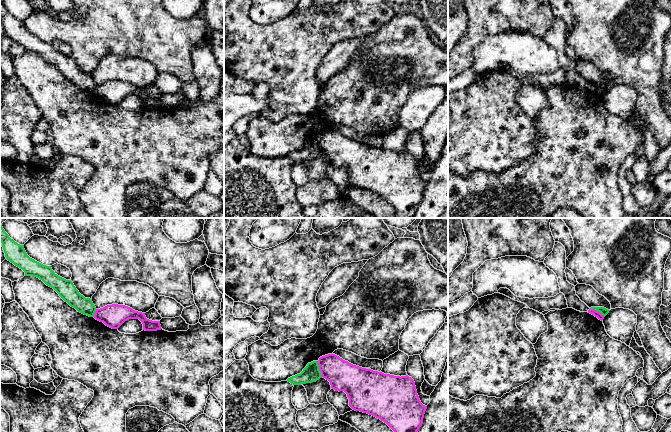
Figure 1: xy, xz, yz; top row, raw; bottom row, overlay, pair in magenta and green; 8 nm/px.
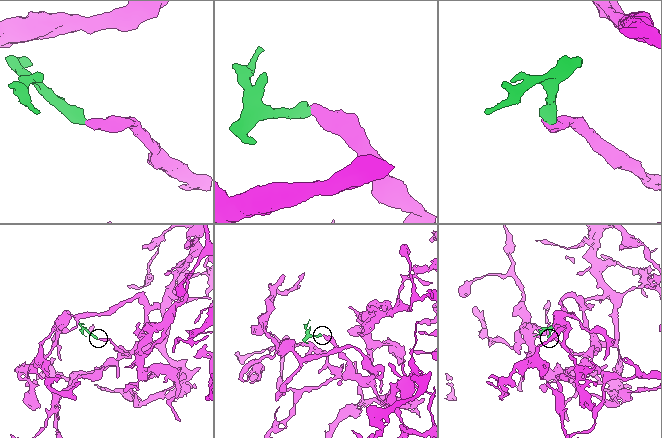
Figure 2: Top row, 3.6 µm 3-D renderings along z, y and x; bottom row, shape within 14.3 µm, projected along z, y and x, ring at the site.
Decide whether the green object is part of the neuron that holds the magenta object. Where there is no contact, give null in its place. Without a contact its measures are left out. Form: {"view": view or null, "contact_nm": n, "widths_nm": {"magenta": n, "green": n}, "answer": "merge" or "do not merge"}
{"view": "xz", "contact_nm": 130, "widths_nm": {"magenta": 240, "green": 140}, "answer": "do not merge"}

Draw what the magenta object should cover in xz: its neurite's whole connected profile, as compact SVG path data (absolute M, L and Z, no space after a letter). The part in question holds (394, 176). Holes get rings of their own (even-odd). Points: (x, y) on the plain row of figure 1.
M335 130L320 133L318 141L322 153L330 158L331 164L347 170L349 182L353 186L367 189L386 199L394 207L398 218L414 218L423 200L427 182L421 179L411 153L394 152L362 144Z

